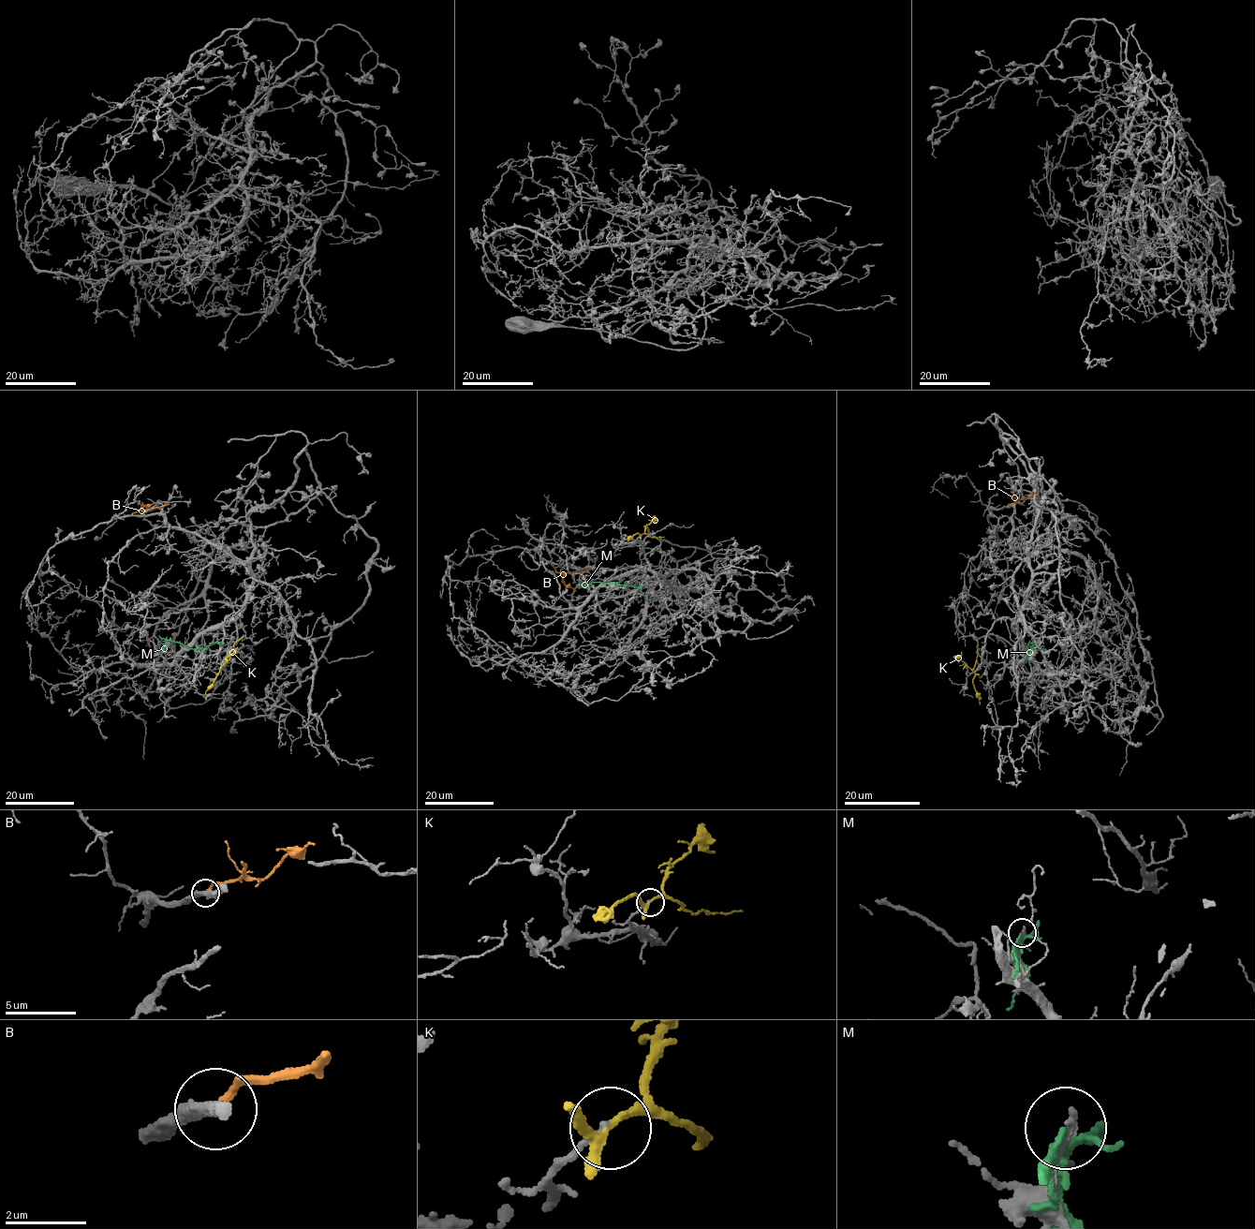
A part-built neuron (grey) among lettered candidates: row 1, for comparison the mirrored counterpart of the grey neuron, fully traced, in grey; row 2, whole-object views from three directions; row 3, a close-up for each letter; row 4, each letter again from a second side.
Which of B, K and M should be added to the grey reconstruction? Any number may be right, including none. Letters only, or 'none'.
none

